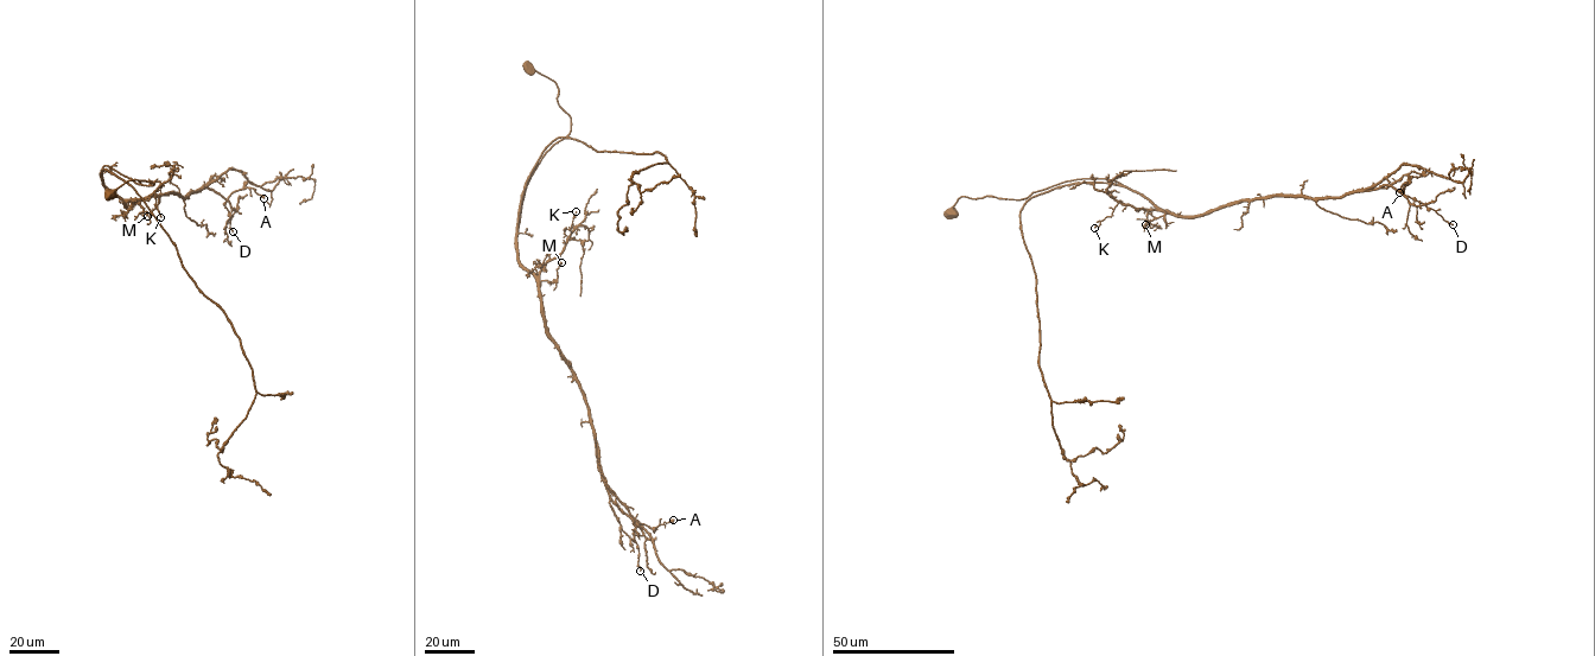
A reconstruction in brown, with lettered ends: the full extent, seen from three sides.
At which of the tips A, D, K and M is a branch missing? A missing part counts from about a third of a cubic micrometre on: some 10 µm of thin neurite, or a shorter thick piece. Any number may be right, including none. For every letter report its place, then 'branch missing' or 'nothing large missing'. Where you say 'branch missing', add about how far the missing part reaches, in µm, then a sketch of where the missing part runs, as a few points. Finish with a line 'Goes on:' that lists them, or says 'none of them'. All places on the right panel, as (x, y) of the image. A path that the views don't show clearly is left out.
A: at (1399, 192); nothing large missing
D: at (1453, 224); nothing large missing
K: at (1094, 228); nothing large missing
M: at (1145, 224); nothing large missing
Goes on: none of them

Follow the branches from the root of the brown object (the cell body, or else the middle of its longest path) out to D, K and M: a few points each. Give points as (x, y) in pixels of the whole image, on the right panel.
D: (951, 212), (961, 197), (1021, 199), (1101, 178), (1184, 216), (1270, 196), (1336, 197), (1391, 185), (1453, 224)
K: (951, 212), (961, 197), (1021, 199), (1085, 178), (1117, 182), (1158, 209), (1119, 203), (1094, 228)
M: (951, 212), (961, 197), (1021, 199), (1065, 182), (1101, 178), (1142, 193), (1163, 210), (1164, 215), (1145, 224)

